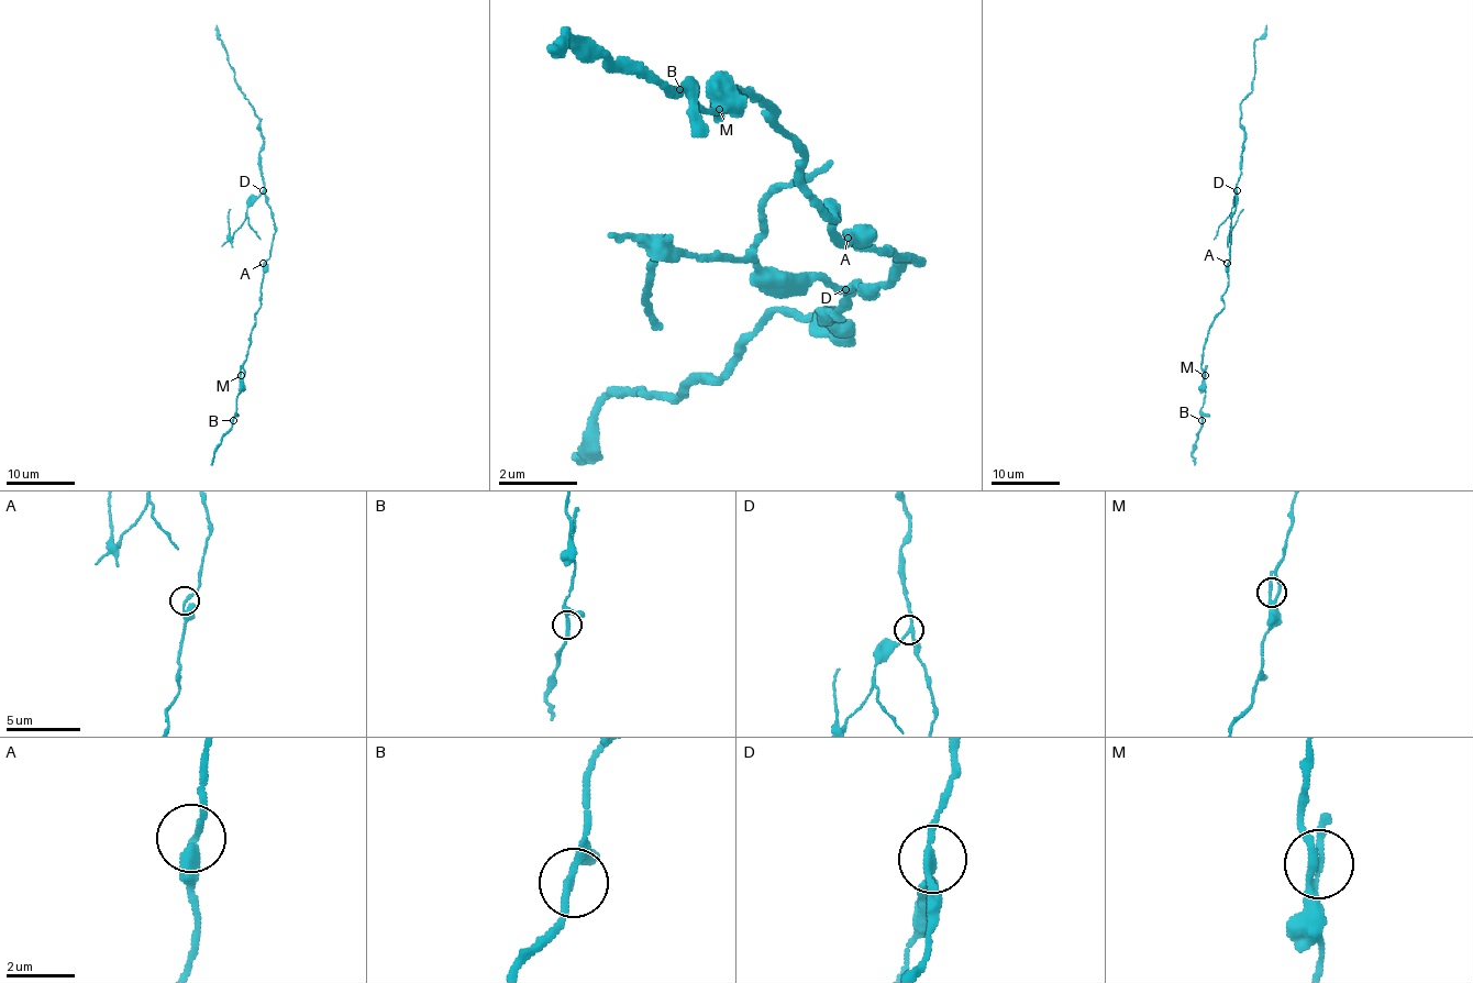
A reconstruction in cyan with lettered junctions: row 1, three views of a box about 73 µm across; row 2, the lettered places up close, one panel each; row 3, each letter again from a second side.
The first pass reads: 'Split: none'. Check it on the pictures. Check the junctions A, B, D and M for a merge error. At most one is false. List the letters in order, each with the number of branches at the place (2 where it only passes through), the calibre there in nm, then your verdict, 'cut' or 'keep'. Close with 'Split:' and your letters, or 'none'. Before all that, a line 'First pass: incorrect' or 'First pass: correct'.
First pass: incorrect
A: 2 | 200 nm | keep
B: 3 | 200 nm | keep
D: 3 | 180 nm | cut
M: 3 | 170 nm | keep
Split: D

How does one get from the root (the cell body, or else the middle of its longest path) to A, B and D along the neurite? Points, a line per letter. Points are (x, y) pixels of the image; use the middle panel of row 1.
A: (897, 257), (877, 257), (848, 238)
B: (897, 257), (838, 238), (838, 208), (828, 218), (808, 198), (798, 148), (749, 89), (709, 109), (679, 89)
D: (897, 257), (917, 257), (907, 257), (877, 287), (848, 287)

